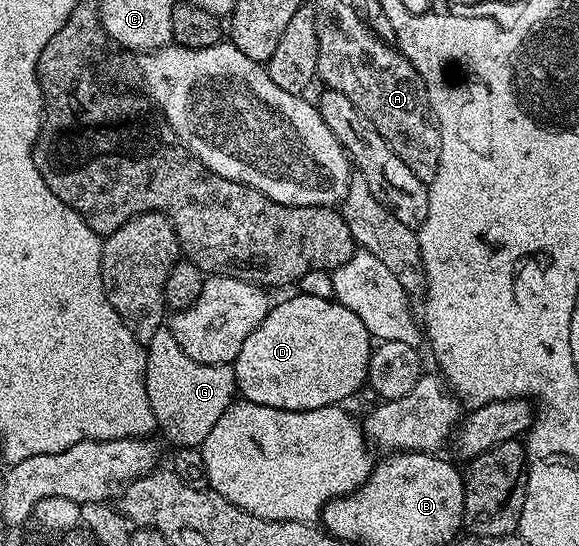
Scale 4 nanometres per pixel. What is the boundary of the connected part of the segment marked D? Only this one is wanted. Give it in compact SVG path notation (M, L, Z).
M302 293L292 296L278 305L276 302L263 323L259 323L259 327L255 327L255 331L251 331L239 347L239 355L231 362L236 392L251 403L276 409L318 409L341 405L360 385L366 384L371 352L367 327L363 327L363 319L359 319L355 311L347 311L347 307L340 305L336 299L328 296L317 299L315 295Z

